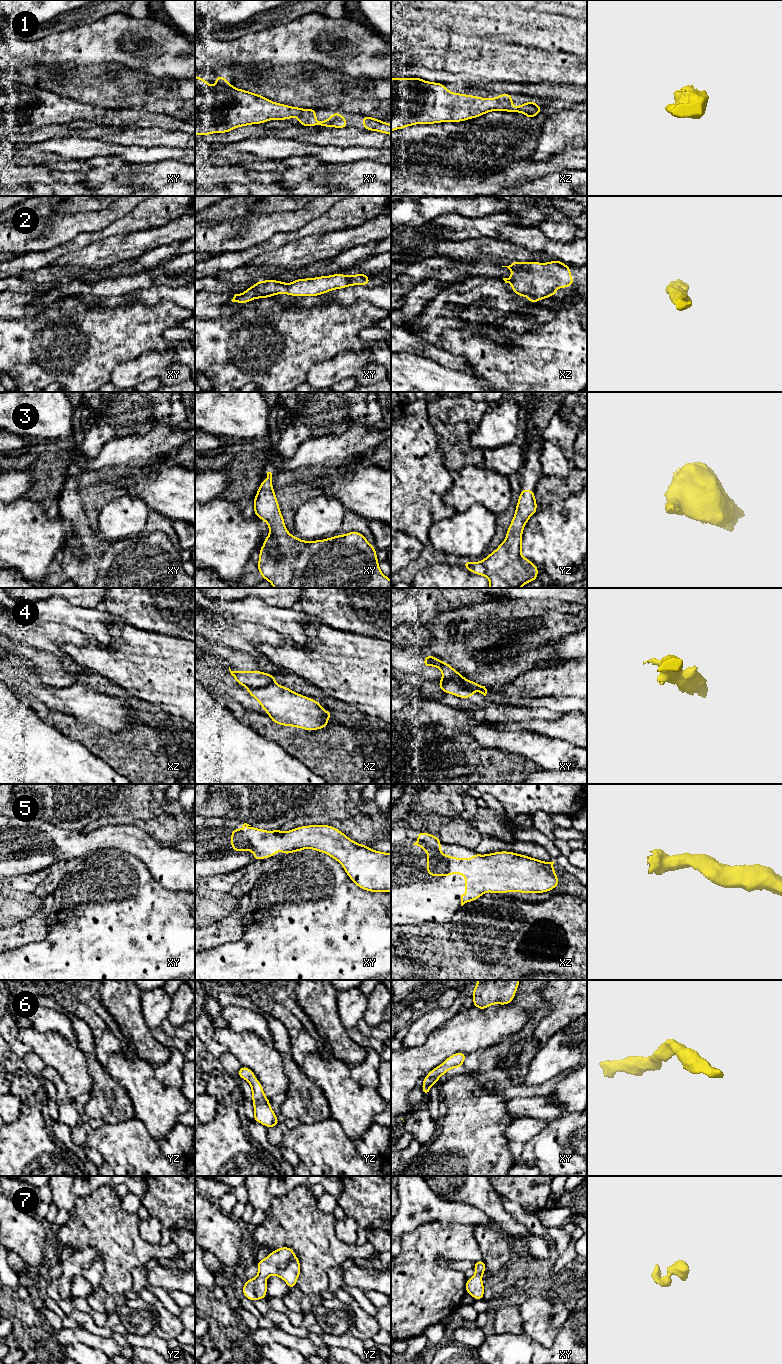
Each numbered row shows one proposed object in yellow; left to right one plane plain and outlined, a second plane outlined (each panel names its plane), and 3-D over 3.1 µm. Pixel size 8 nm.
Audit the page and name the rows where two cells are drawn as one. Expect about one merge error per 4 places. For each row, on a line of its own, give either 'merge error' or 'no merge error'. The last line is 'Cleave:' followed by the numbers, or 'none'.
1: no merge error
2: no merge error
3: no merge error
4: merge error
5: no merge error
6: no merge error
7: no merge error
Cleave: 4

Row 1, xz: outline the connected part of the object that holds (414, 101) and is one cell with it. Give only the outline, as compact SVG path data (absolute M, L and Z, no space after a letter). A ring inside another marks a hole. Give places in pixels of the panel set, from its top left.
M418 77L391 78L391 132L415 124L462 122L478 118L491 111L524 113L531 120L538 113L542 113L542 107L534 101L528 100L527 103L520 104L515 108L512 103L512 94L509 93L498 95L496 98L482 98L453 93L442 83L427 82Z

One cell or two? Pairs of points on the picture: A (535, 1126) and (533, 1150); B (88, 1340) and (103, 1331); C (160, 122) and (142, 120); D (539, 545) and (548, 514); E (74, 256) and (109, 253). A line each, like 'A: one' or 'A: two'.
A: two
B: two
C: one
D: one
E: one

